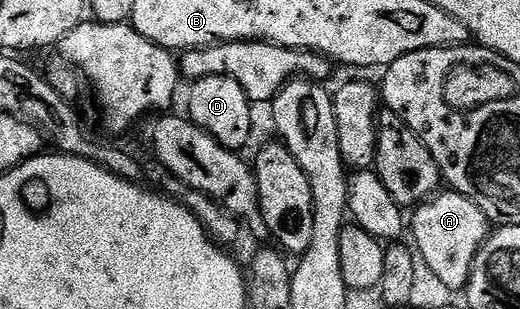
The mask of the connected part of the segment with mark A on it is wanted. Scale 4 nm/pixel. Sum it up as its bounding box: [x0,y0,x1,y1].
[412,189,492,292]

